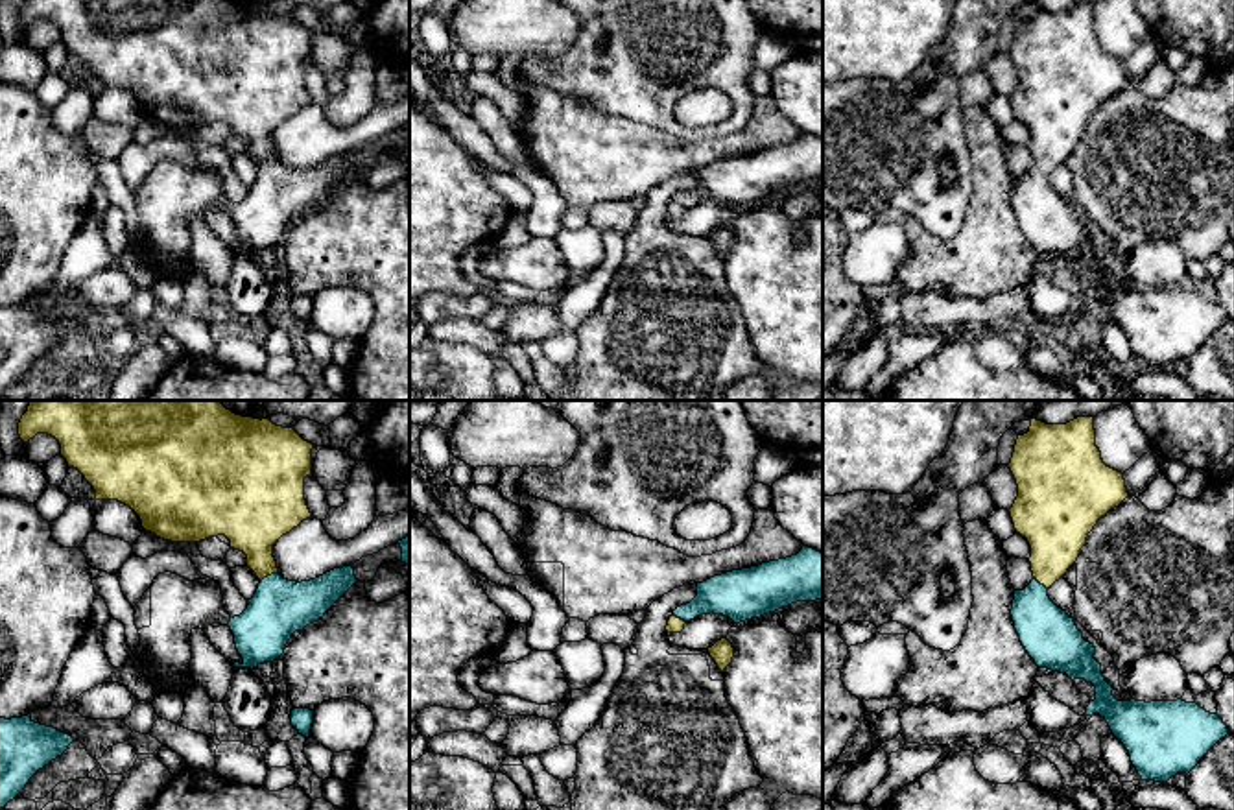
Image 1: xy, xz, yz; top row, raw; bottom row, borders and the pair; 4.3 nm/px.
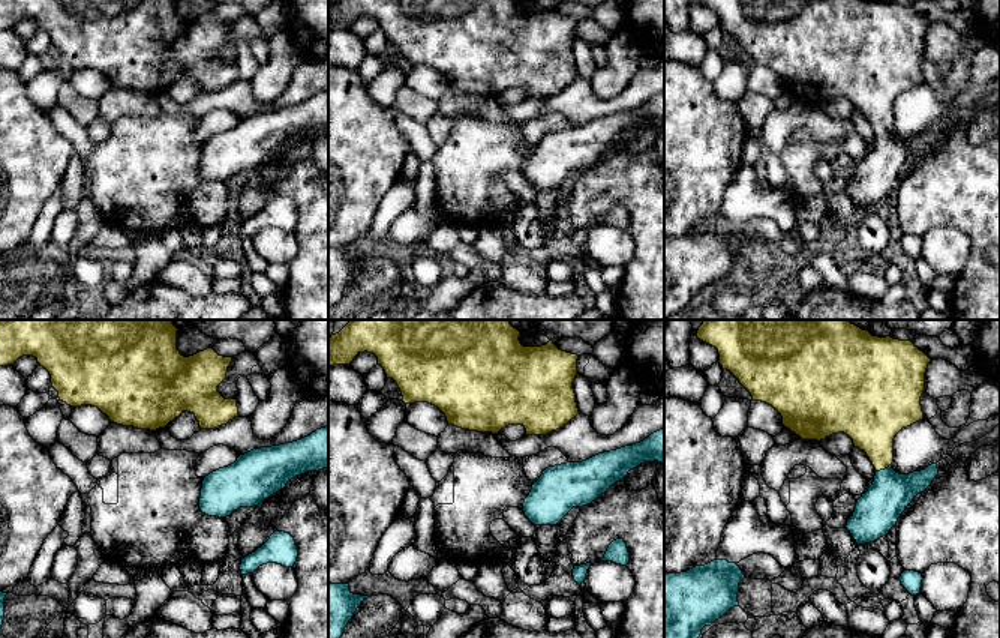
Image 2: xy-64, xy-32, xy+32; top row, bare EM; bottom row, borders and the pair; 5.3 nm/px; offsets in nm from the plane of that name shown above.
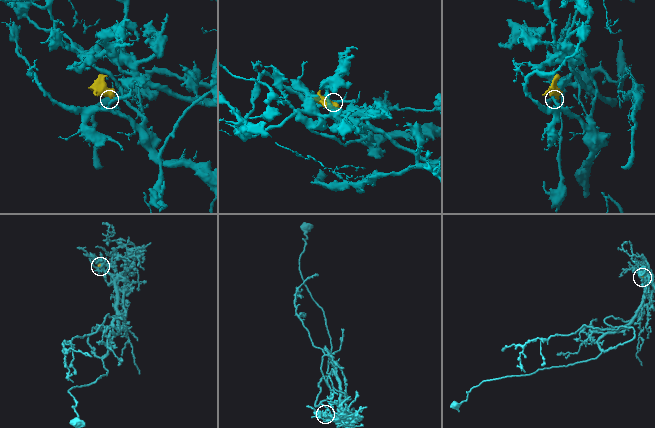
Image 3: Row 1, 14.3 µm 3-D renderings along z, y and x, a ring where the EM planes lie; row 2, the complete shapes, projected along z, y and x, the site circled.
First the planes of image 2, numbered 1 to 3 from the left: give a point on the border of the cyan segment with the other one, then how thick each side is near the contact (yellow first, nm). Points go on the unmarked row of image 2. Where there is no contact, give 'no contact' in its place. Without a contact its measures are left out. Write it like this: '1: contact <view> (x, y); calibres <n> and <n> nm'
1: no contact
2: no contact
3: contact xy+32 (883, 132); calibres 280 and 240 nm

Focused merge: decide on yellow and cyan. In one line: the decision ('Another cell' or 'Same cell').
Same cell

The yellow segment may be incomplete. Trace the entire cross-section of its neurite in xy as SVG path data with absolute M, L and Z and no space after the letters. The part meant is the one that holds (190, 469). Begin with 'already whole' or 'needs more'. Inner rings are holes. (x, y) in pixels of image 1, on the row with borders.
needs more; M30 400L18 435L28 445L37 434L59 441L61 456L94 487L96 500L129 506L146 531L172 542L225 535L247 555L260 583L247 609L227 624L243 659L234 668L282 657L291 635L323 618L358 581L352 566L301 583L279 574L273 544L312 517L304 478L314 445L293 428L236 415L220 400Z

